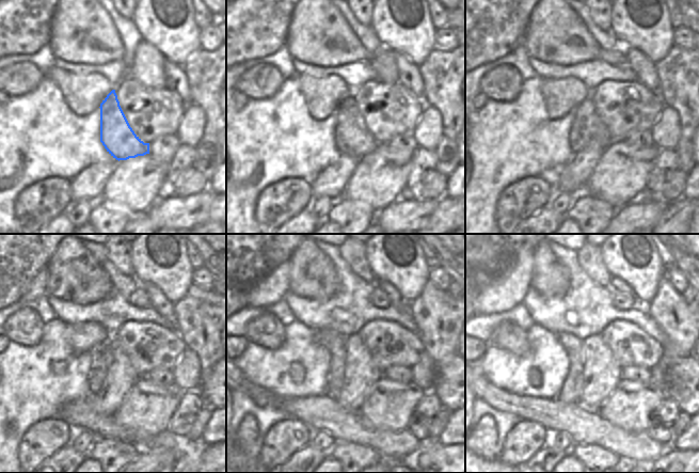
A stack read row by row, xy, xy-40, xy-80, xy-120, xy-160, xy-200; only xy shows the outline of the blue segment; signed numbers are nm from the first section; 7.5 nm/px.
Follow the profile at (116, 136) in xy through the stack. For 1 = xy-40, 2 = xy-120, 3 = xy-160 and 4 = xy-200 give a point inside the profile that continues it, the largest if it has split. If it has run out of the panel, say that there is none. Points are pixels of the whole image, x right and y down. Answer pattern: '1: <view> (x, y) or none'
1: xy-40 (352, 137)
2: xy-120 (100, 364)
3: xy-160 (335, 376)
4: xy-200 (570, 393)

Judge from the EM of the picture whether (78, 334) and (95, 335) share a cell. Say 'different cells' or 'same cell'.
same cell

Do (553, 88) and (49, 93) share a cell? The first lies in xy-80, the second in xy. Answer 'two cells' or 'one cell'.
two cells

